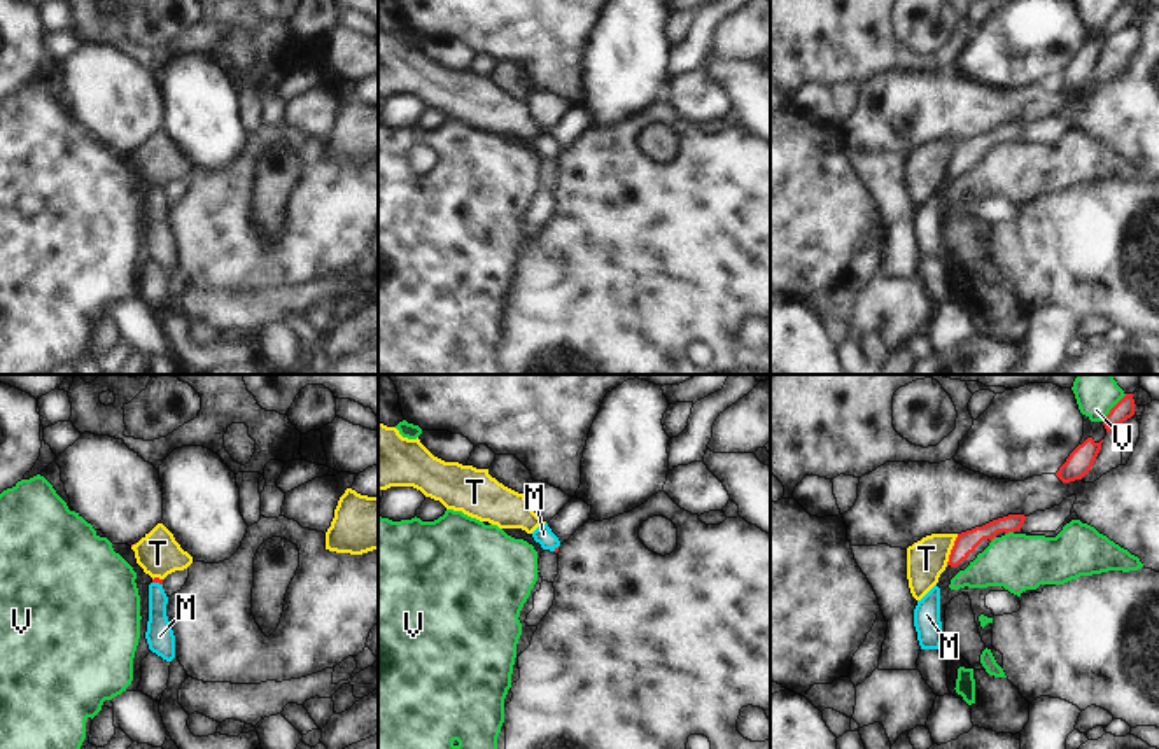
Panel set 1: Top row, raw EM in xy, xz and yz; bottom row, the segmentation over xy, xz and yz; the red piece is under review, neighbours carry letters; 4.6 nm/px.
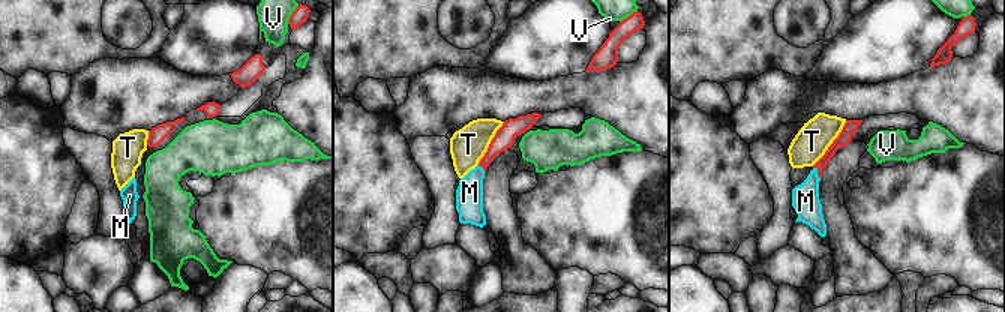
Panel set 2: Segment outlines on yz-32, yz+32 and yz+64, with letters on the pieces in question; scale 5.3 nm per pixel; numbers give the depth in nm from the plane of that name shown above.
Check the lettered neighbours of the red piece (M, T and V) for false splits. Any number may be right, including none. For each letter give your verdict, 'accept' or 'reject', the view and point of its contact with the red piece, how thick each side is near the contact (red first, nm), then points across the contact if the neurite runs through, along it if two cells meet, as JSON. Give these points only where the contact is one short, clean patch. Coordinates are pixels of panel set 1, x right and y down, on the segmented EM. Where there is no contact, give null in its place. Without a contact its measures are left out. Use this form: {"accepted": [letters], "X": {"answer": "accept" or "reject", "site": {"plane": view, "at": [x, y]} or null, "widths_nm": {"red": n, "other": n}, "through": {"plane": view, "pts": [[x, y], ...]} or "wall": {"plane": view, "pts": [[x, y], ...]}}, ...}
{"accepted": ["M"], "M": {"answer": "accept", "site": {"plane": "xy", "at": [158, 581]}, "widths_nm": {"red": 30, "other": 130}, "through": {"plane": "xy", "pts": [[156, 580], [158, 581], [160, 636]]}}, "T": {"answer": "reject", "site": {"plane": "yz", "at": [951, 550]}, "widths_nm": {"red": 100, "other": 190}, "wall": {"plane": "yz", "pts": [[958, 534], [946, 564]]}}, "V": {"answer": "reject", "site": {"plane": "yz", "at": [1112, 408]}, "widths_nm": {"red": 90, "other": 200}}}

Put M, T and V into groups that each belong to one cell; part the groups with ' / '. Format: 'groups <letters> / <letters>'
groups M / T / V

